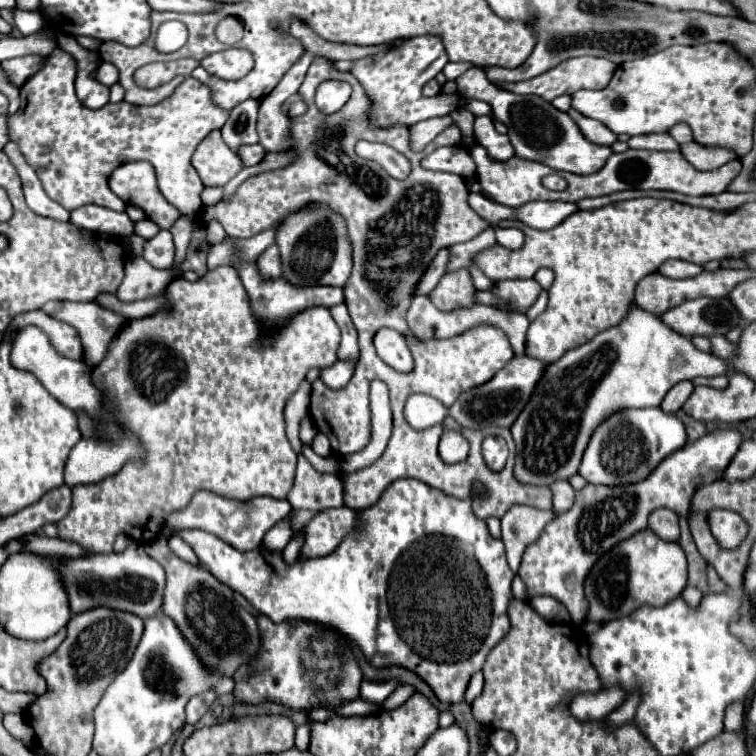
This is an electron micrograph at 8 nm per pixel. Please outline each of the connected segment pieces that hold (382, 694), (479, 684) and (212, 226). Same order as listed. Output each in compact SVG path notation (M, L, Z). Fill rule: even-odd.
M363 680L359 698L379 706L395 688L397 688L397 682L367 682L367 680Z
M483 672L473 674L473 678L471 678L469 686L467 686L467 692L465 692L465 702L467 702L467 704L471 704L477 696L481 696L481 692L483 692L483 684L485 684Z
M212 220L207 226L207 239L216 244L226 237L226 233L217 220Z

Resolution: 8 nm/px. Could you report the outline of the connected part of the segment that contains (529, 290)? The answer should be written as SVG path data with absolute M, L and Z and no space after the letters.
M535 278L529 280L497 280L491 288L491 294L495 294L501 302L507 304L509 312L525 314L529 306L537 300L539 292L543 288Z

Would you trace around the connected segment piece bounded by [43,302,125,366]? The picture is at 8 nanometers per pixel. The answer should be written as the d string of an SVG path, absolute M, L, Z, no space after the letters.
M47 302L43 312L73 326L81 338L81 362L97 366L105 356L109 340L125 324L125 318L93 302Z

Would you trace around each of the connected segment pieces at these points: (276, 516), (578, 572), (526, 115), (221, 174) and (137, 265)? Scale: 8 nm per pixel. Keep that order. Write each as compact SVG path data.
M197 490L191 498L191 504L167 517L167 522L163 526L161 533L165 537L170 537L174 531L185 528L199 528L205 532L213 532L215 536L223 538L237 550L253 550L261 546L263 534L275 526L279 520L283 520L291 512L291 506L287 500L277 500L269 496L253 498L249 502L239 502L239 500L229 500L219 494L213 494L211 490Z
M717 428L695 442L687 442L681 450L673 452L669 458L657 466L649 478L629 484L629 486L593 486L587 484L583 490L577 492L575 504L571 510L559 514L537 538L531 542L521 558L519 576L527 586L529 598L547 594L557 598L571 614L571 620L577 624L585 618L587 602L583 594L585 574L593 568L593 562L605 550L611 550L621 538L633 536L637 530L647 528L647 516L655 508L669 508L679 516L687 516L691 496L697 486L711 484L721 478L725 466L737 454L743 434L731 428Z
M479 68L467 70L455 82L457 82L461 96L485 100L487 104L491 104L495 118L499 122L503 122L509 130L507 136L511 140L511 146L513 146L517 158L543 162L555 170L593 174L605 164L605 160L611 154L609 146L597 146L597 144L591 144L589 140L585 140L583 134L579 132L577 124L565 112L559 112L549 102L545 102L537 96L519 96L513 92L499 90L485 78L483 70L479 70Z
M213 130L197 146L197 150L193 154L193 166L199 172L203 184L223 186L243 168L243 162L223 142L221 132Z
M129 256L125 260L125 278L117 288L121 300L143 300L157 296L169 282L169 270L151 268L143 258Z

